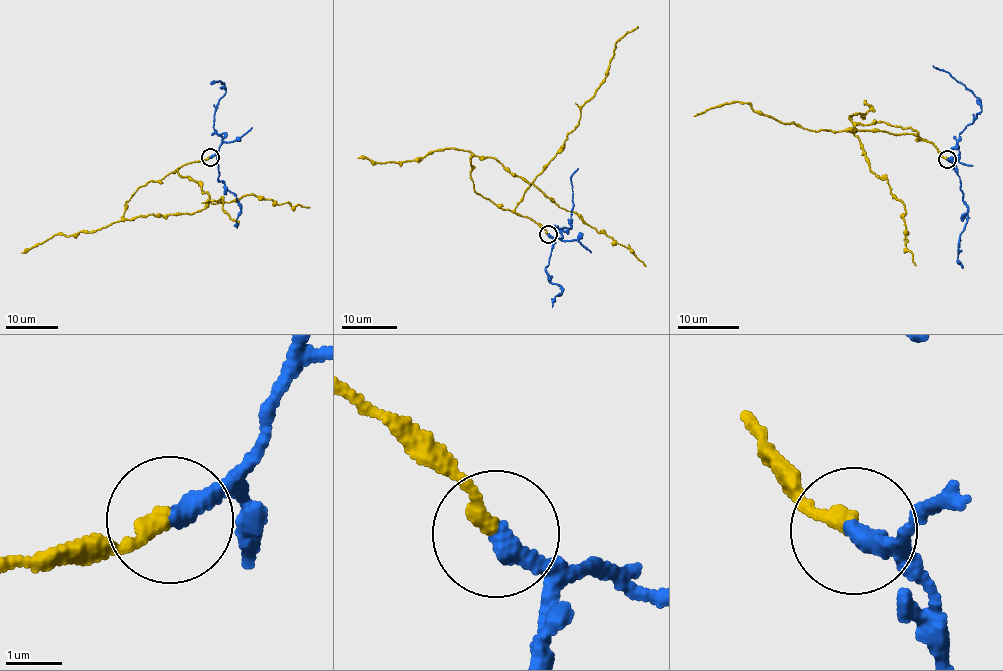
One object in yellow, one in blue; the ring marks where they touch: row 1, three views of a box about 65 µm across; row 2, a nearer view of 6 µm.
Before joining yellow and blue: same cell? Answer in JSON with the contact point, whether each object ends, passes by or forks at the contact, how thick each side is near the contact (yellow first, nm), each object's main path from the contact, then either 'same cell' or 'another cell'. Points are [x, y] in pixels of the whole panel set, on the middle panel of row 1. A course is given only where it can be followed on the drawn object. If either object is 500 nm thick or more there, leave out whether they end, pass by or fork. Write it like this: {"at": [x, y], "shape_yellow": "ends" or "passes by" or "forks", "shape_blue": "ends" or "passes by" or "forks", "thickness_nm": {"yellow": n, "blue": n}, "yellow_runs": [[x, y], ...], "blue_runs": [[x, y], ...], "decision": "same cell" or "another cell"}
{"at": [548, 234], "shape_yellow": "ends", "shape_blue": "ends", "thickness_nm": {"yellow": 280, "blue": 360}, "yellow_runs": [[548, 235], [536, 222], [475, 192], [470, 163], [474, 156], [495, 158], [556, 204], [628, 247], [645, 266]], "blue_runs": [[548, 235], [561, 238], [556, 227], [571, 229], [572, 175], [578, 168]], "decision": "another cell"}

